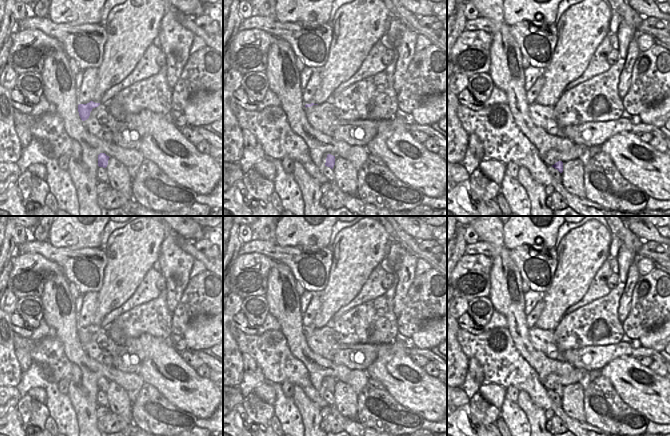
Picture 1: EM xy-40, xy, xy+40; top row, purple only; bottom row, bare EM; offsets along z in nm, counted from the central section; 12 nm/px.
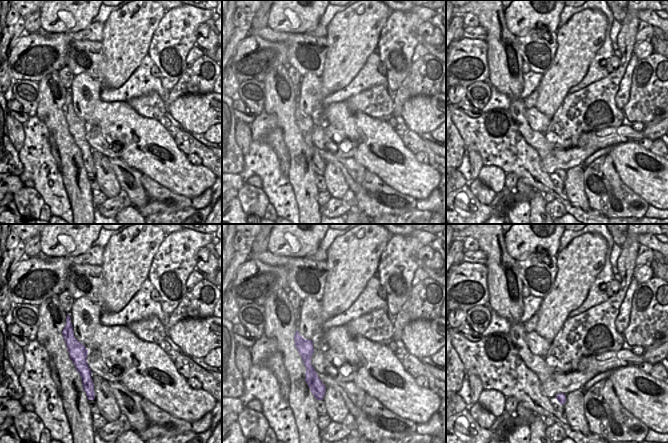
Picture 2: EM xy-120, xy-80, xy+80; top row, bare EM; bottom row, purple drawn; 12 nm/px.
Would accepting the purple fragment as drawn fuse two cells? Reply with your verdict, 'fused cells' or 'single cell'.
single cell

